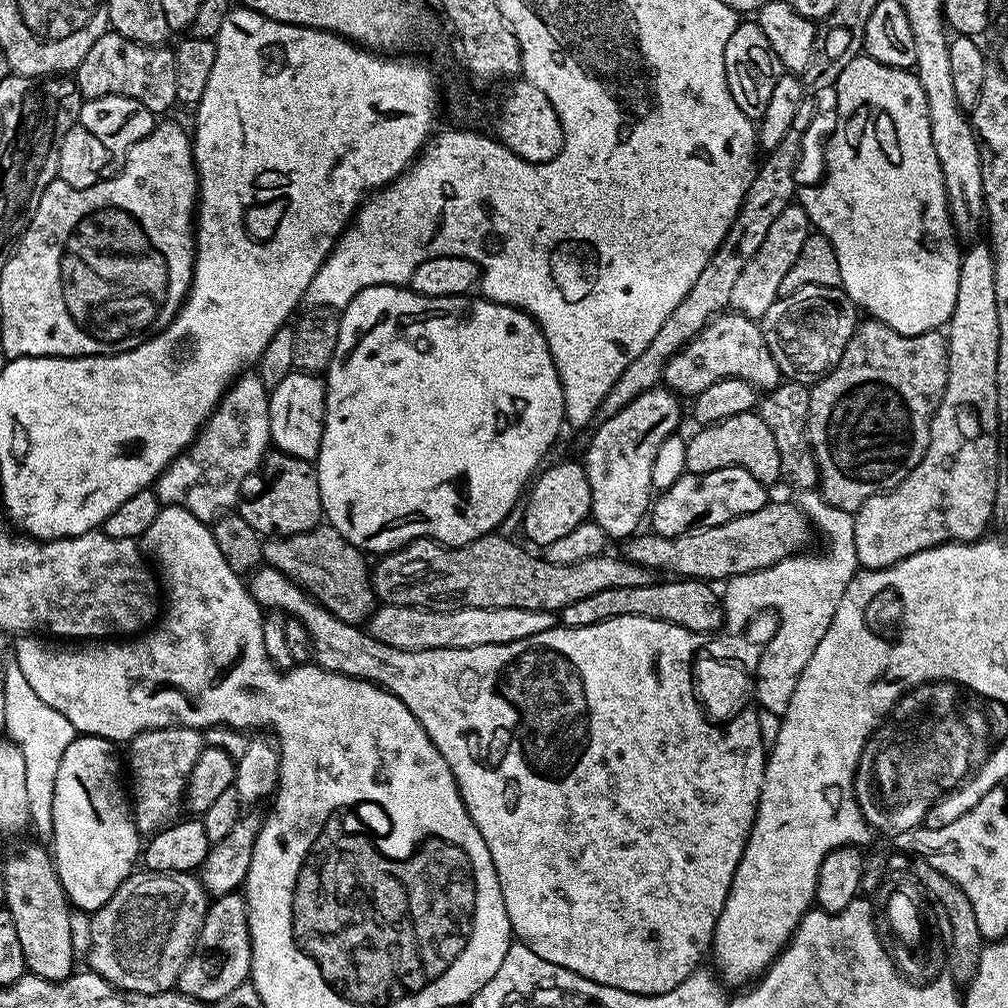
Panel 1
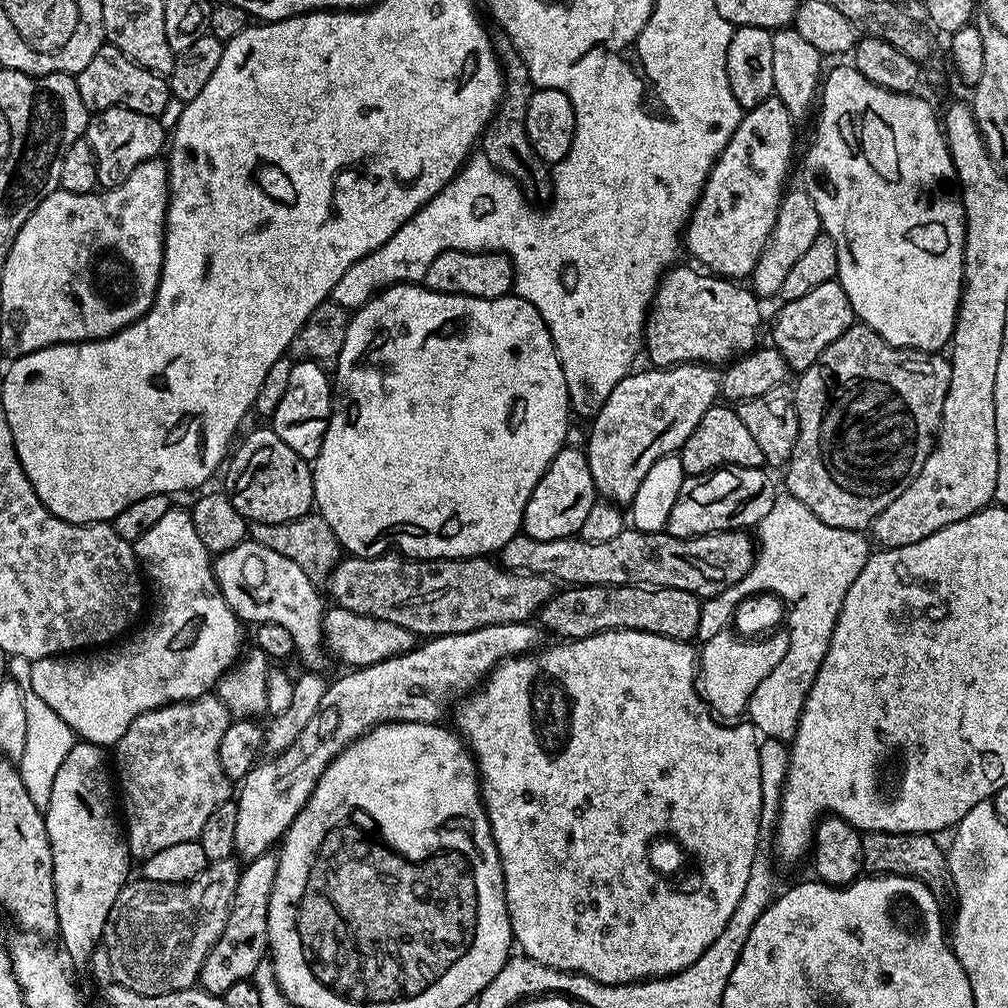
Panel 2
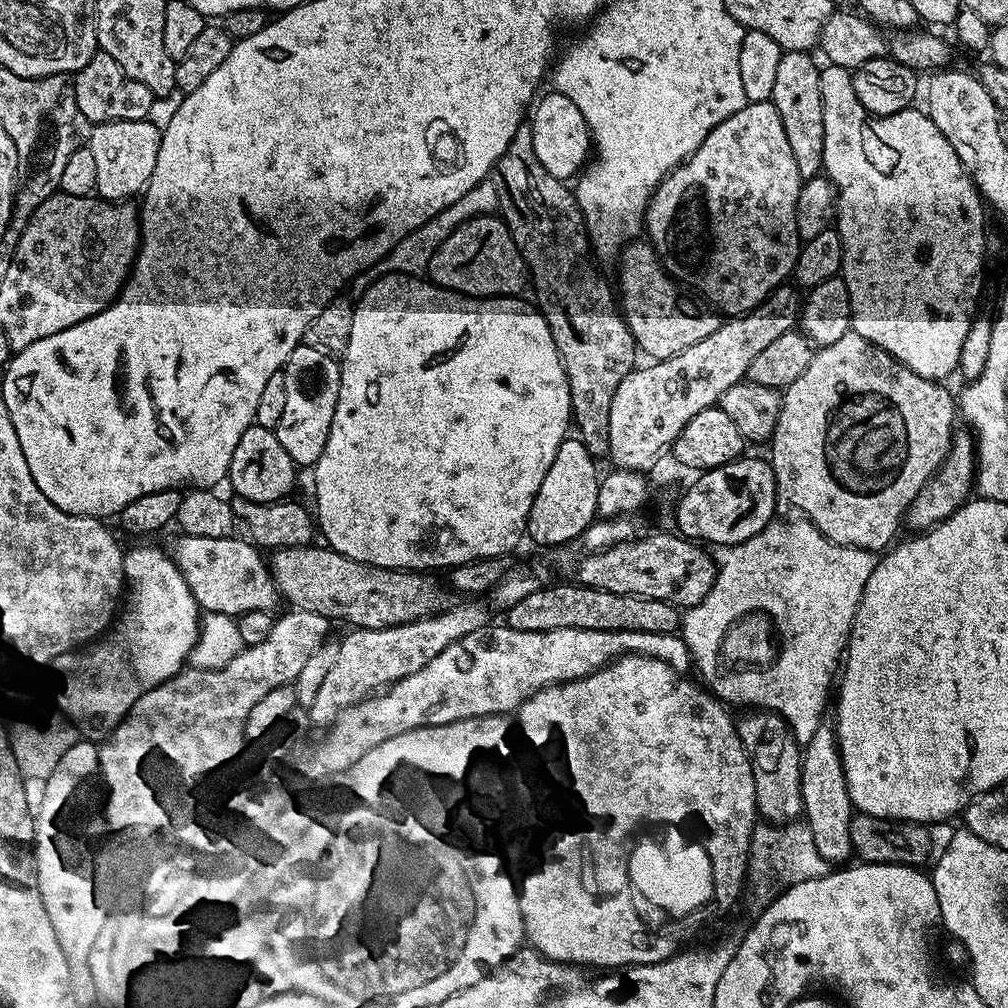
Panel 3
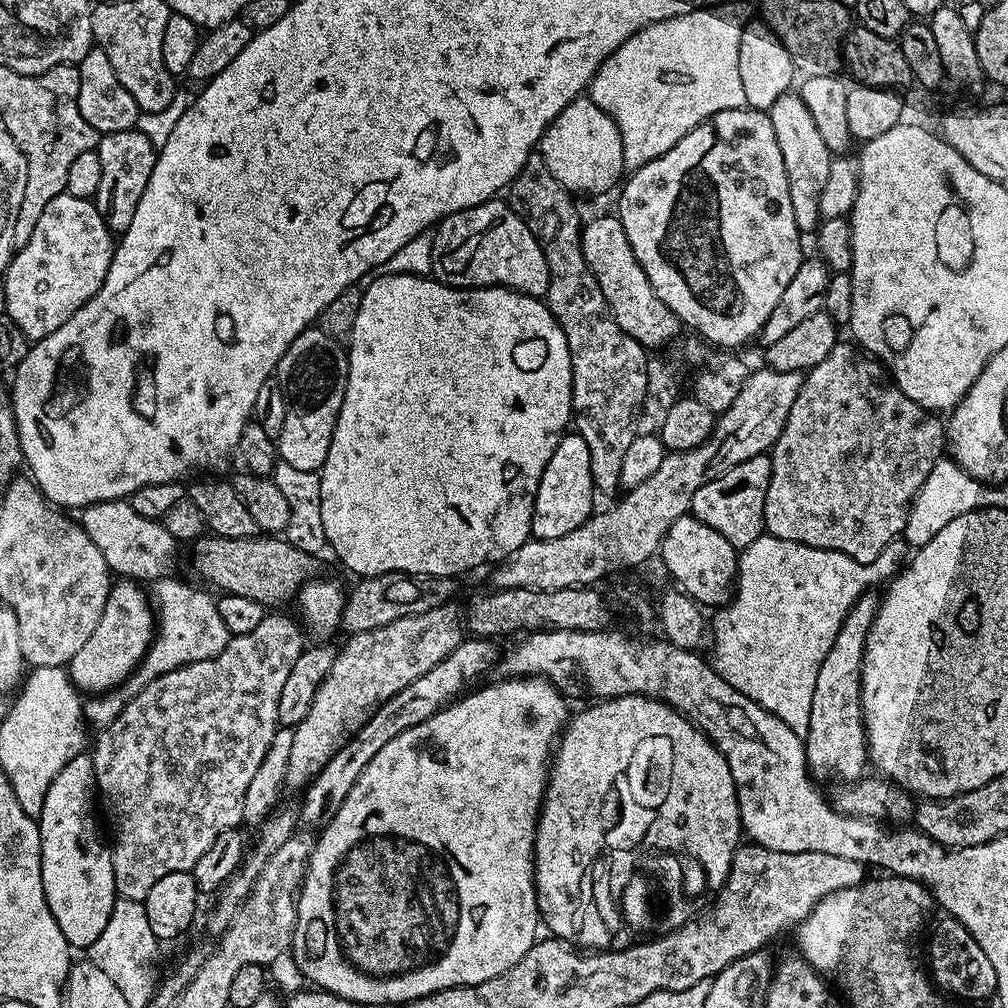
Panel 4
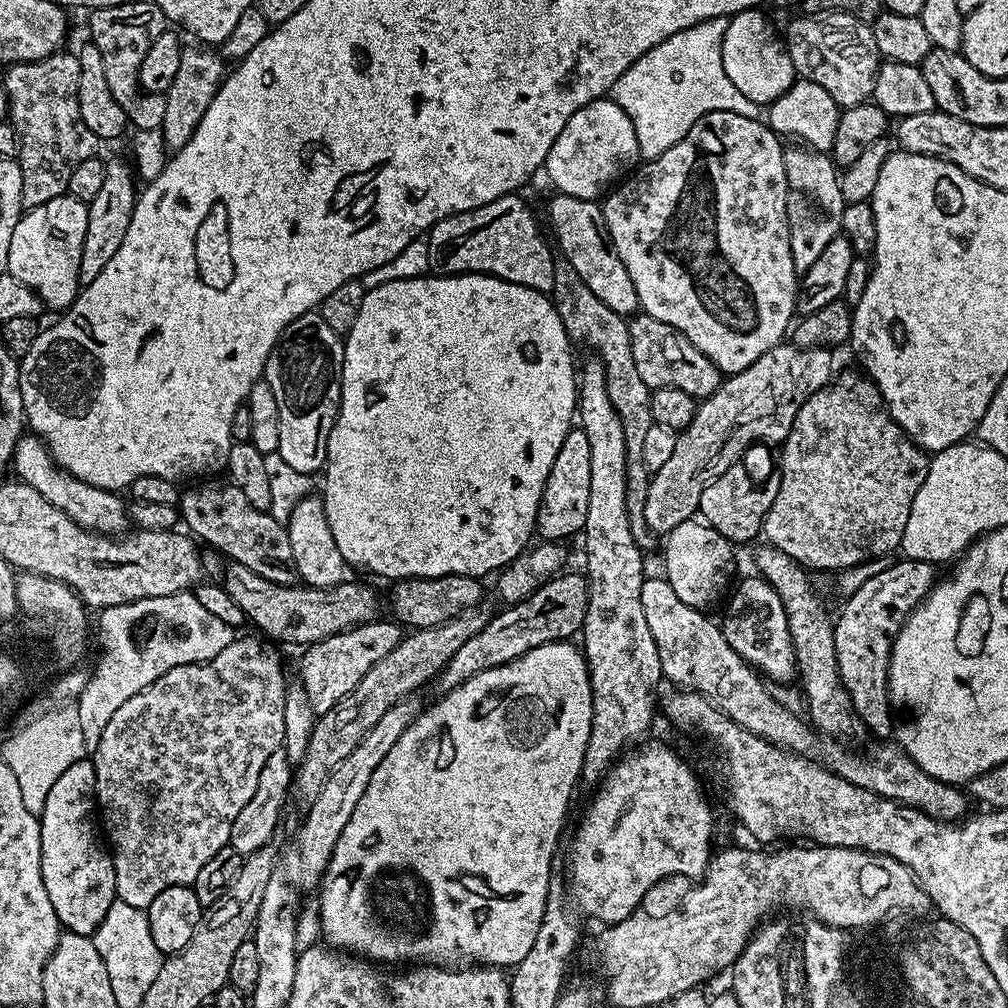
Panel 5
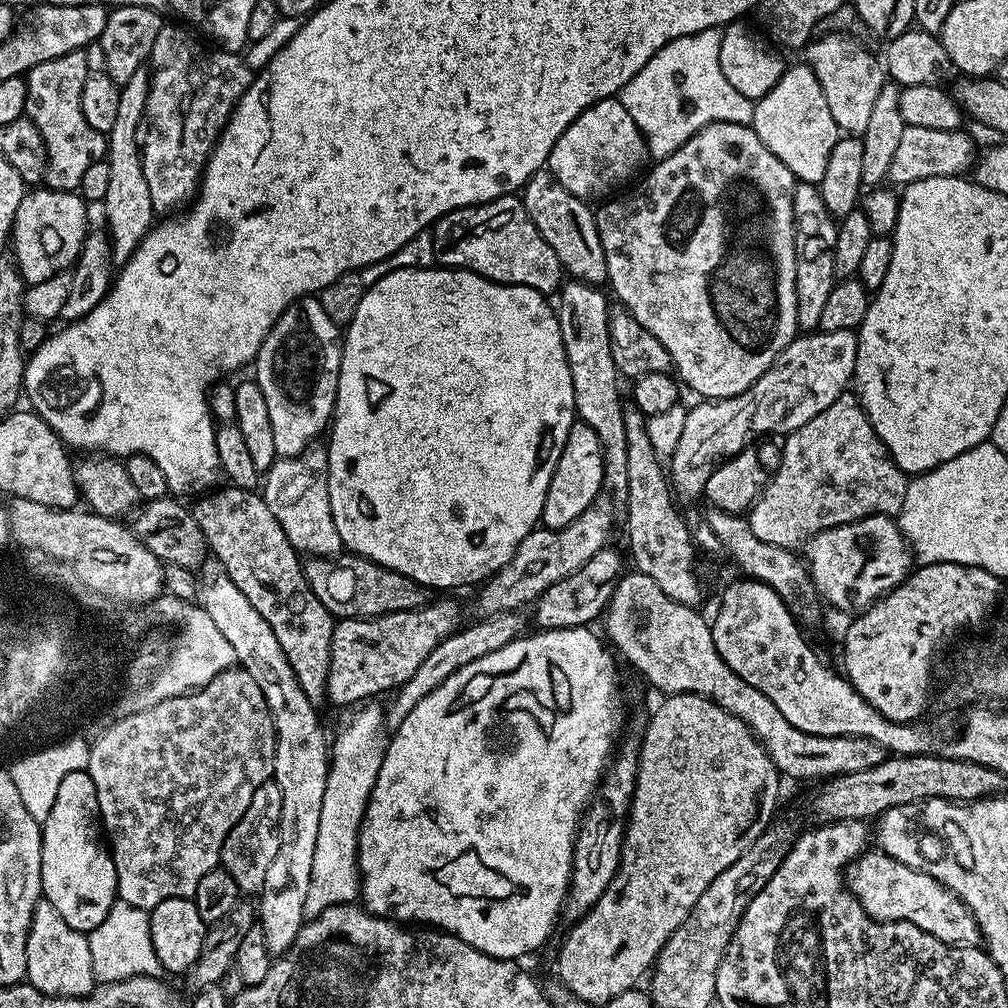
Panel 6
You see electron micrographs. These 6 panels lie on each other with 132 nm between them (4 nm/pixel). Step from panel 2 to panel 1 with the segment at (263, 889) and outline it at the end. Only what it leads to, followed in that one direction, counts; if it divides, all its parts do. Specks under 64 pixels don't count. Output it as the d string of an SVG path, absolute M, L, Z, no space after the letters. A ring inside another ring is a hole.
M239 891L215 897L209 903L208 913L196 946L186 966L176 979L176 988L195 1000L203 1000L212 1006L215 1000L227 1001L238 986L249 983L252 974L252 939L248 925L248 903Z

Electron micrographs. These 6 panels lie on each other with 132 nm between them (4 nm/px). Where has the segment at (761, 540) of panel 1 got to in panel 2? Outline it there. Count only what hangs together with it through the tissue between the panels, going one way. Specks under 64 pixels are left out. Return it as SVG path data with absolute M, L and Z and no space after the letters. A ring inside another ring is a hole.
M626 530L610 542L586 542L579 538L539 540L523 534L510 538L498 553L499 563L509 572L533 572L550 576L564 586L586 584L639 584L650 588L688 590L701 598L722 594L752 568L754 540L747 531L711 532L705 536L678 538L668 531Z

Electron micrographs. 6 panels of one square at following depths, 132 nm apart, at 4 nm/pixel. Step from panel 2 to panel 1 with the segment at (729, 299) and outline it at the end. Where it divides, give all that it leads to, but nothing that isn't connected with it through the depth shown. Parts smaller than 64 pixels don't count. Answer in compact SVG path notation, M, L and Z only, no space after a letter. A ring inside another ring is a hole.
M725 310L712 317L683 350L666 362L662 384L677 397L694 398L714 386L714 382L726 378L750 382L758 390L771 390L782 383L778 362L774 362L774 354L770 354L770 346L766 346L759 323L735 310Z

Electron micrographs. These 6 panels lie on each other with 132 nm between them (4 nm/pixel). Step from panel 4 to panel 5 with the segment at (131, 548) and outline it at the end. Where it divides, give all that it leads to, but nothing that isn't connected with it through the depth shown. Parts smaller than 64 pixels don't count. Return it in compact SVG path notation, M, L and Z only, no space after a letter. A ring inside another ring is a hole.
M35 434L21 436L19 442L16 443L10 468L14 476L16 472L15 479L19 483L34 486L34 490L38 490L38 494L42 494L42 498L46 498L50 506L62 510L66 518L70 518L88 532L97 532L99 536L119 537L129 527L130 520L126 515L126 504L124 508L123 502L116 497L119 495L115 491L90 486L74 478L64 468L59 468L55 458L48 453L44 441Z

